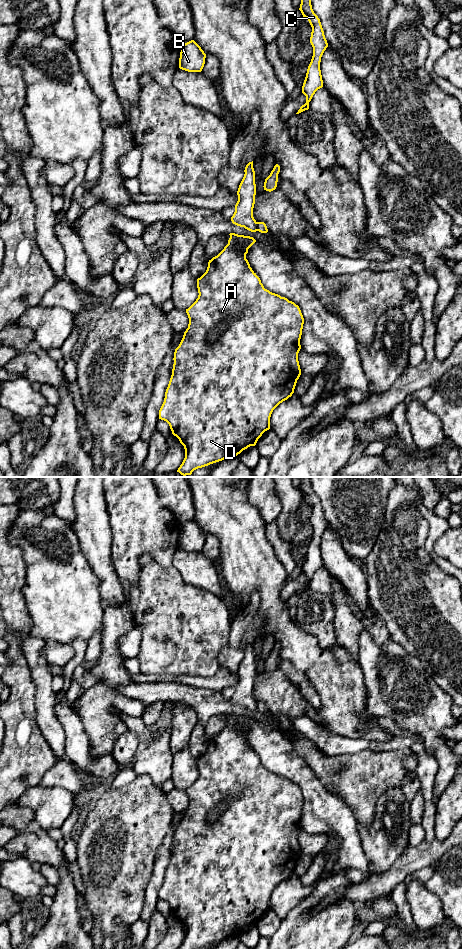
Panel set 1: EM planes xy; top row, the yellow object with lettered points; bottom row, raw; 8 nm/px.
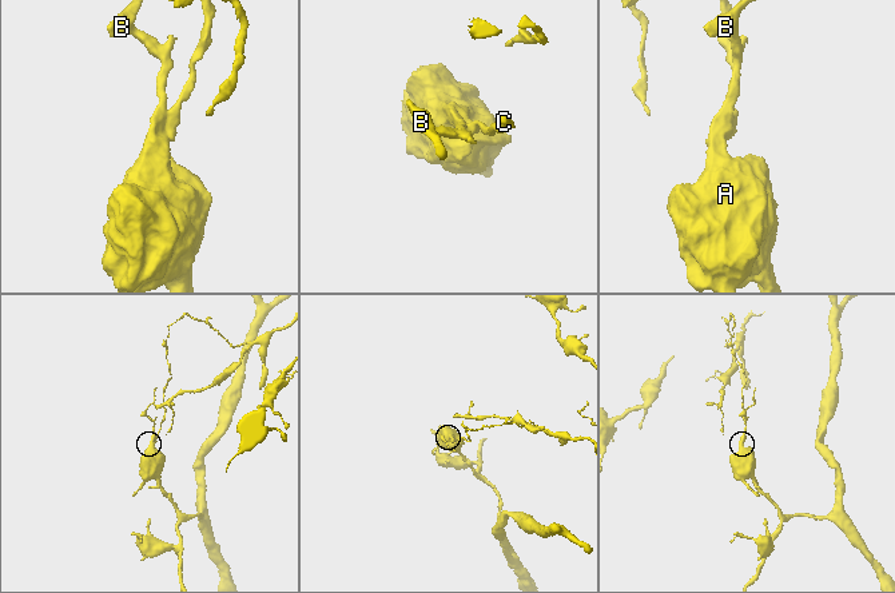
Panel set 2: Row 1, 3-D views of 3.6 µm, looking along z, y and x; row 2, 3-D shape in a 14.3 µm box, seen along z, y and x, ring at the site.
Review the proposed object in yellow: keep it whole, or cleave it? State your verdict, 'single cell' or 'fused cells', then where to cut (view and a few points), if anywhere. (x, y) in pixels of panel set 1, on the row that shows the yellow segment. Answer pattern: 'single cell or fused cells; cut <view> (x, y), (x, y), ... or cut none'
fused cells; cut xy (256, 222), (258, 230)

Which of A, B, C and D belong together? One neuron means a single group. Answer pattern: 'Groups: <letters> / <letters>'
Groups: A B D / C

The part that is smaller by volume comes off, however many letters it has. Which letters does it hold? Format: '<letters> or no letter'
C

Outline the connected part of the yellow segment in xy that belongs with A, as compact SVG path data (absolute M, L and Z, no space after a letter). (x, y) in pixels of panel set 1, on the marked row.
M230 233L228 244L224 249L208 262L206 272L197 279L198 298L186 309L189 318L188 328L184 332L179 346L174 352L172 375L165 392L164 402L159 410L159 419L166 421L172 434L176 436L185 449L185 458L177 472L181 475L191 475L198 468L222 461L231 456L237 456L250 446L255 446L262 434L270 429L270 417L273 410L294 393L294 389L301 375L298 353L301 349L300 339L304 318L298 305L285 297L265 289L260 278L250 267L246 254L256 242L253 237Z

